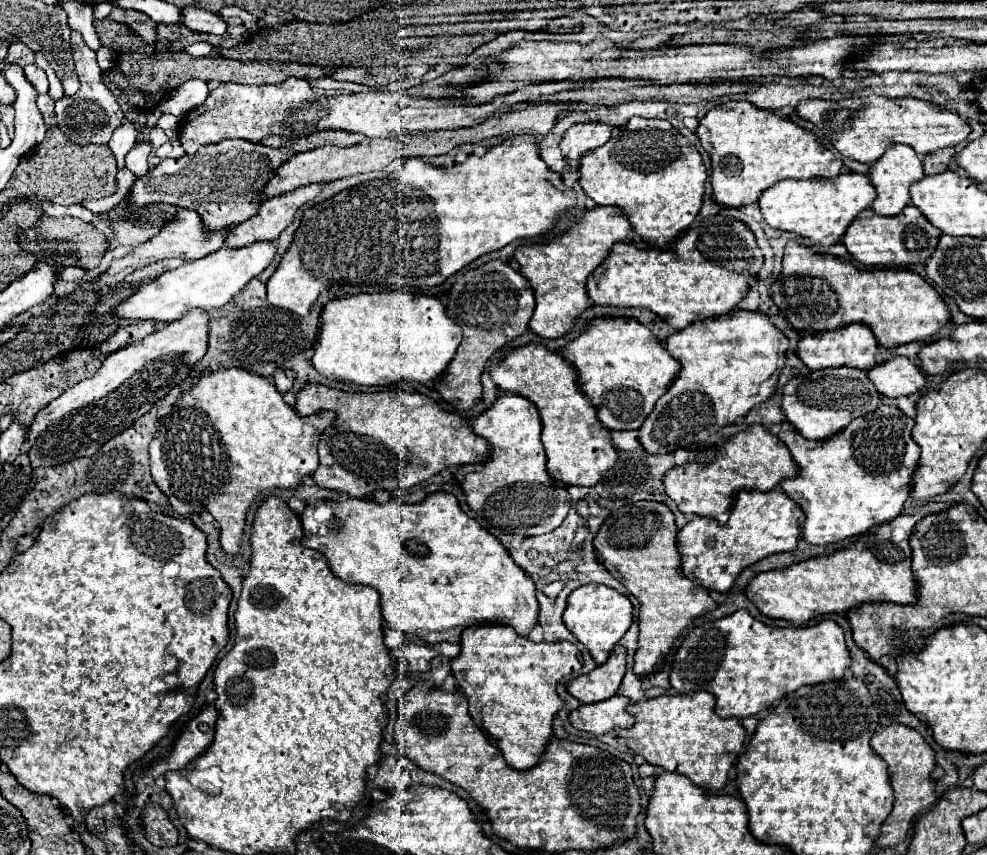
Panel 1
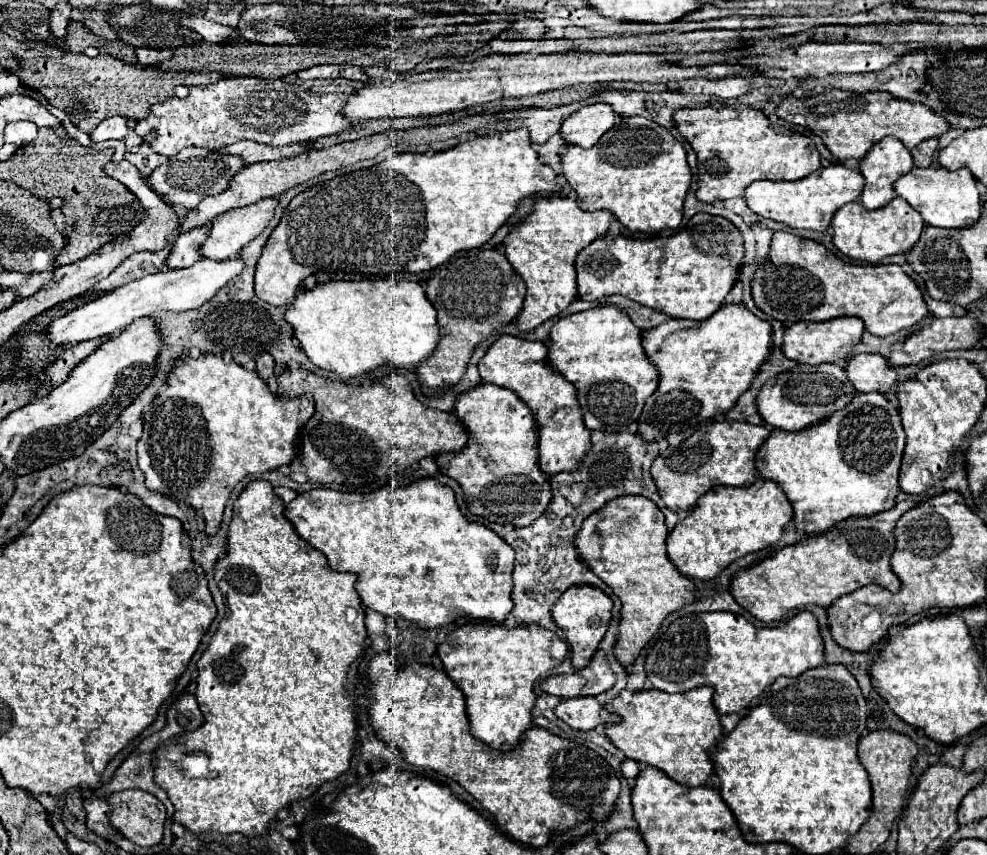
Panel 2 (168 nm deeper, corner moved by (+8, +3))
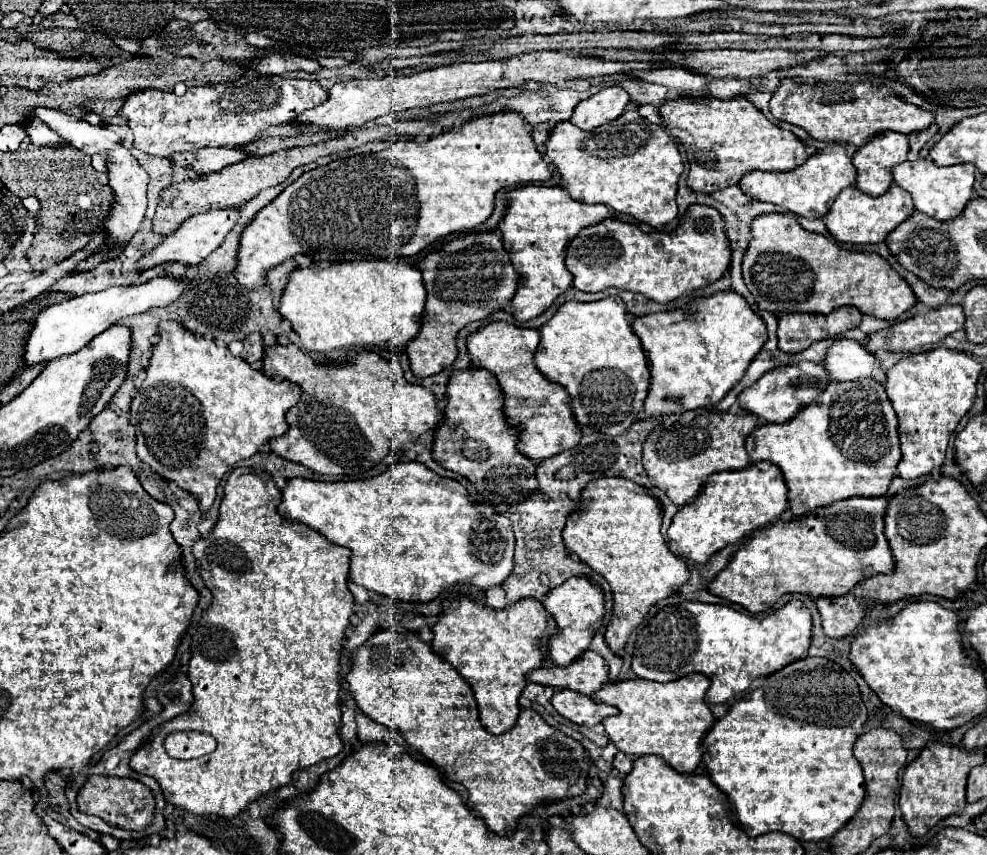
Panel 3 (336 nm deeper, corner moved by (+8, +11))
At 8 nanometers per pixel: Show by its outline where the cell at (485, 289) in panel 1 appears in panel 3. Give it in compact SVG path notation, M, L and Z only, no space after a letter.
M495 232L465 234L445 242L417 264L427 288L425 320L417 338L407 346L411 372L417 378L439 374L457 360L457 334L475 320L485 320L503 306L509 306L517 292L519 274Z

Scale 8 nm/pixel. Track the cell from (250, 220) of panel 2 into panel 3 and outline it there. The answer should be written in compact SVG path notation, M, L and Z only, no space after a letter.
M223 208L217 212L205 212L205 214L191 216L187 222L181 224L181 228L177 232L169 234L157 248L153 248L147 256L143 256L137 268L147 270L147 268L153 268L153 266L165 264L165 262L181 262L181 264L203 262L213 250L217 250L225 242L225 236L233 230L233 224L237 224L237 216L239 216L237 208Z

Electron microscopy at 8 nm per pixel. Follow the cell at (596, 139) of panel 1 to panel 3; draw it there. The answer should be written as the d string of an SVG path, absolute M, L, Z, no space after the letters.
M601 88L597 94L581 100L581 104L577 104L569 120L583 130L595 130L597 126L621 116L627 102L629 96L623 92L623 88Z

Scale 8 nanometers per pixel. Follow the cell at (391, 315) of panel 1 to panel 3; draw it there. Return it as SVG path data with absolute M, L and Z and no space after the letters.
M361 260L361 262L343 262L331 266L309 266L297 268L289 276L289 284L281 296L279 312L287 318L293 330L299 334L303 346L309 352L329 356L335 350L345 348L365 348L365 346L407 346L415 340L421 330L421 316L427 300L427 290L423 286L421 272L415 266L389 260Z

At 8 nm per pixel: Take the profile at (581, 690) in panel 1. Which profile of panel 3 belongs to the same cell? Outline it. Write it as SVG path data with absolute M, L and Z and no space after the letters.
M583 652L577 660L569 666L553 666L553 668L539 668L527 674L527 680L551 686L551 688L569 688L581 694L593 694L607 684L607 664L597 652Z

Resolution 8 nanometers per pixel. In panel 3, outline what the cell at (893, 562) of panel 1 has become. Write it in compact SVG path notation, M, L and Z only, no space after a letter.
M853 498L789 522L777 520L741 546L709 584L709 592L749 612L765 612L783 594L841 596L875 574L893 574L893 554L883 532L889 500Z

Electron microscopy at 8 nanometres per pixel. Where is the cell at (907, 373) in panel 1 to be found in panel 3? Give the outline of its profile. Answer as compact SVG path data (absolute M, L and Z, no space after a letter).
M841 338L829 348L825 368L833 380L861 380L881 368L881 362L875 354L867 352L861 342Z

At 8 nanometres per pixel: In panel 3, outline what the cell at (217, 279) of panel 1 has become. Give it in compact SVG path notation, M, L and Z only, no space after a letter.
M157 276L145 284L129 284L129 286L111 286L101 292L83 294L77 298L63 300L59 304L53 304L45 308L33 322L33 330L27 340L25 348L25 362L27 364L39 364L39 362L51 362L63 354L73 354L79 348L83 348L91 338L107 330L109 326L117 324L119 320L147 312L157 306L169 306L173 304L185 288L189 288L191 282L175 276Z

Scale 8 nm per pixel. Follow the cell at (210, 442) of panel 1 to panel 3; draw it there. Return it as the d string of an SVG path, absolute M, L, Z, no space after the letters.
M161 322L159 336L161 340L153 348L147 378L133 394L131 402L131 422L135 422L137 432L137 456L161 478L191 492L205 514L217 496L221 478L233 464L255 456L261 446L289 430L285 414L301 398L301 388L287 380L267 378L263 372L253 370L243 358L233 356L227 346L217 346L207 338L195 338L177 322Z

